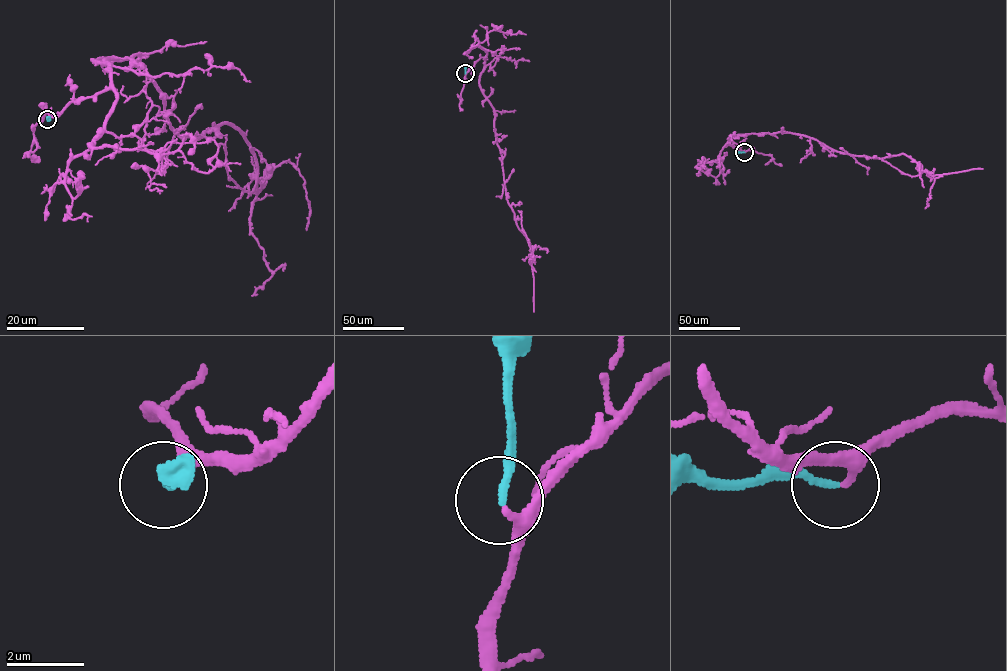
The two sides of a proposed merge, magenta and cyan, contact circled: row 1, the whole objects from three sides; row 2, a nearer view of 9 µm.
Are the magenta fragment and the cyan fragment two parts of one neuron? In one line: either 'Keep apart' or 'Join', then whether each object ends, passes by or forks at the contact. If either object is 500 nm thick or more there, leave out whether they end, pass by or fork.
Join. At the ring magenta passes by. At the ring cyan ends

